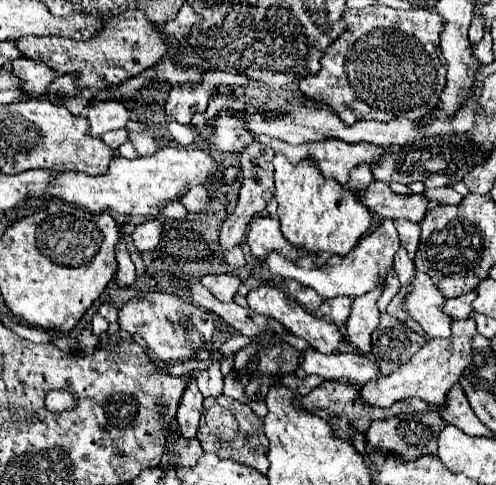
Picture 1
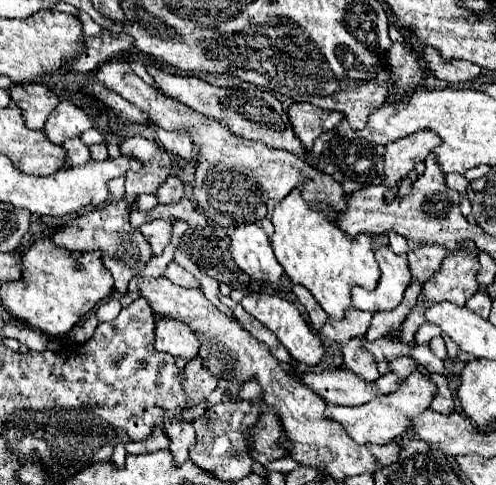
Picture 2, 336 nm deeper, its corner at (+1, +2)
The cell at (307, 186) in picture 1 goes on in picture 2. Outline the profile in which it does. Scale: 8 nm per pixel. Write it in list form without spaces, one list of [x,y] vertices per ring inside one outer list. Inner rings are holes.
[[[300,183],[274,207],[272,223],[276,231],[270,237],[272,249],[286,275],[294,283],[304,285],[332,319],[340,319],[350,307],[350,287],[362,285],[364,289],[374,289],[380,269],[374,259],[370,237],[364,233],[356,239],[346,237],[346,233],[334,223],[340,211],[326,203],[306,201],[302,189],[304,185]]]

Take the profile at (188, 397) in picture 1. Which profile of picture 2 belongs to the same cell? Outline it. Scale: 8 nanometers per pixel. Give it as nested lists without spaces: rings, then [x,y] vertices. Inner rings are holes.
[[[174,423],[174,425],[166,425],[166,435],[170,437],[172,445],[170,451],[174,453],[174,459],[178,463],[188,459],[188,451],[194,445],[194,427],[192,423]]]

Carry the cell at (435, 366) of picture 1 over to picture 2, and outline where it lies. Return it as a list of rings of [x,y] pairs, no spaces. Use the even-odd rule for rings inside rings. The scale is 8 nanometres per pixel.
[[[418,369],[412,371],[410,377],[406,377],[396,391],[386,393],[376,397],[374,401],[360,405],[360,407],[342,407],[342,405],[328,405],[326,409],[326,417],[336,419],[346,433],[356,441],[356,443],[376,443],[376,445],[384,445],[392,439],[398,439],[404,431],[406,425],[410,425],[410,417],[416,417],[418,413],[422,413],[422,409],[430,407],[432,399],[434,399],[434,381],[428,375],[422,375]]]

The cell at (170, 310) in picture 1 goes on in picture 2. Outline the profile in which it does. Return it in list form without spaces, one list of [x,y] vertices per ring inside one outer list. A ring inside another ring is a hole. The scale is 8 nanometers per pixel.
[[[160,319],[156,323],[156,351],[170,353],[172,357],[192,359],[198,353],[200,341],[194,337],[194,331],[176,319]]]

